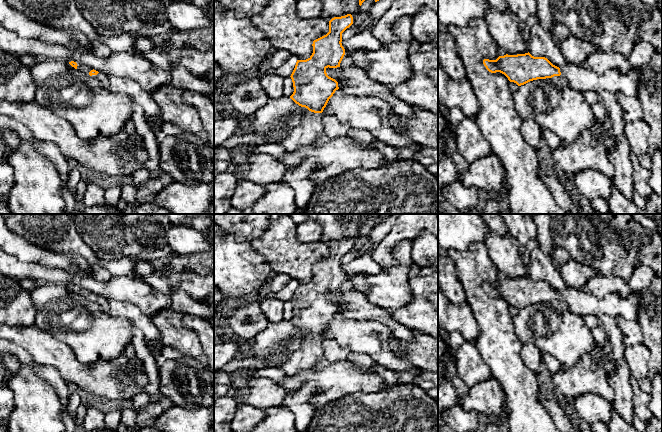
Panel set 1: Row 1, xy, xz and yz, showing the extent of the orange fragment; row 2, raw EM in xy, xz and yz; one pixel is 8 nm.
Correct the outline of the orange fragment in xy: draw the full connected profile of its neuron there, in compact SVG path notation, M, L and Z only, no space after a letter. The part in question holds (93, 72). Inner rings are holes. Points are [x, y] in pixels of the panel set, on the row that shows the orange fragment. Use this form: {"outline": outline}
{"outline": "M71 61L71 62L69 62L69 64L72 67L74 67L75 69L77 69L78 71L83 71L83 72L89 74L91 77L98 79L101 82L102 86L107 85L107 77L104 74L99 73L98 71L85 66L82 63Z"}

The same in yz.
{"outline": "M529 52L517 55L506 54L496 60L484 59L483 64L489 72L500 72L518 86L533 80L561 75L572 89L580 92L606 90L615 95L623 93L630 97L638 96L638 68L631 68L626 74L612 69L603 75L598 75L583 65L565 63L559 68L547 58L534 57Z"}

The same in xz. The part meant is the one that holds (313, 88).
{"outline": "M347 14L341 17L334 17L329 21L329 32L313 41L313 53L306 60L297 60L295 68L291 74L294 92L290 98L299 106L307 108L309 111L302 115L299 124L293 127L288 135L279 139L276 143L283 146L286 151L293 152L300 146L316 145L317 138L323 133L323 110L329 99L336 90L339 89L338 82L329 77L326 69L340 67L340 63L345 55L342 46L342 33L353 24L353 17Z"}

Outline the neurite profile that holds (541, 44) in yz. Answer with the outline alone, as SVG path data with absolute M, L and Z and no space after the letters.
M539 24L530 30L529 53L534 57L545 57L557 67L563 66L566 61L553 36L546 32Z

